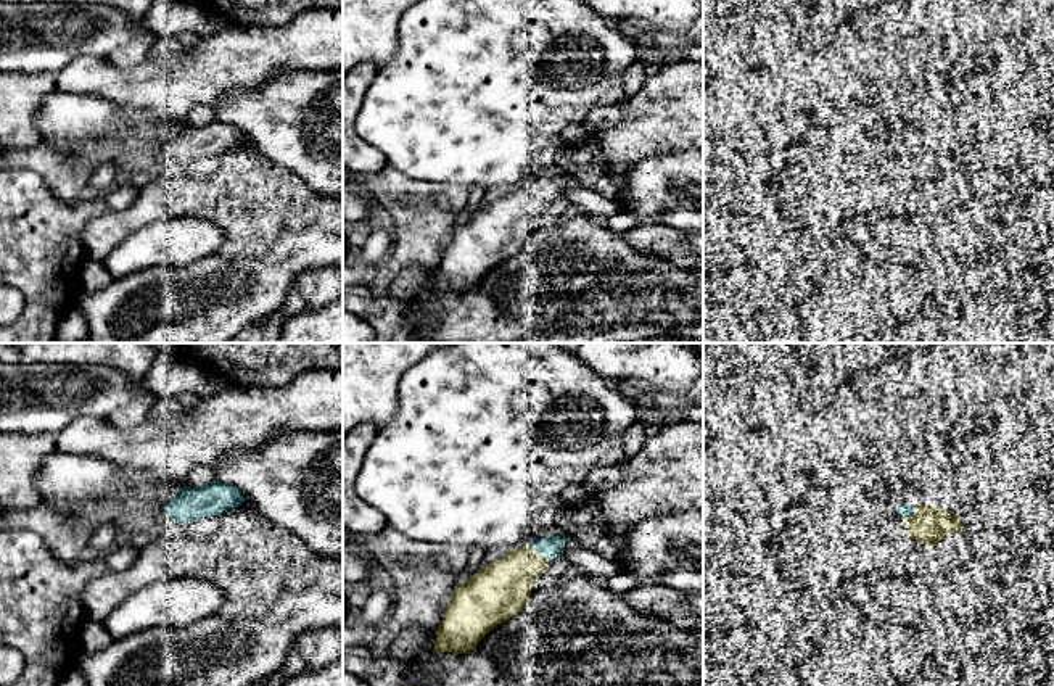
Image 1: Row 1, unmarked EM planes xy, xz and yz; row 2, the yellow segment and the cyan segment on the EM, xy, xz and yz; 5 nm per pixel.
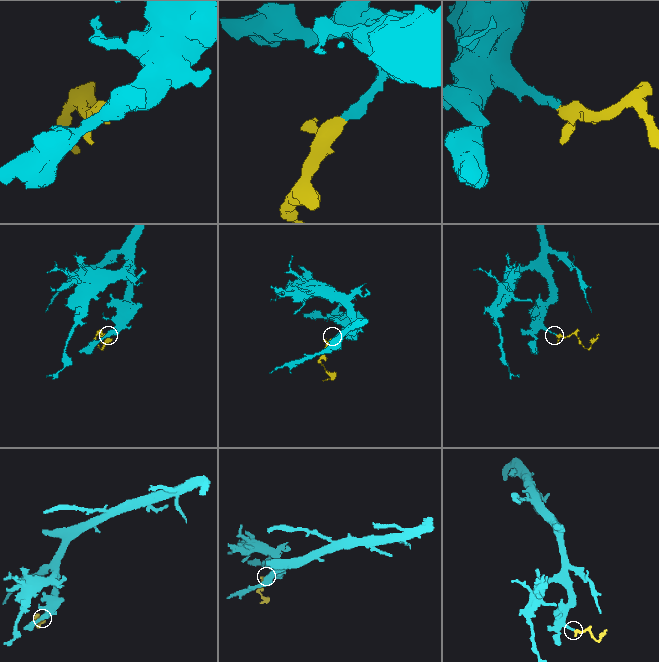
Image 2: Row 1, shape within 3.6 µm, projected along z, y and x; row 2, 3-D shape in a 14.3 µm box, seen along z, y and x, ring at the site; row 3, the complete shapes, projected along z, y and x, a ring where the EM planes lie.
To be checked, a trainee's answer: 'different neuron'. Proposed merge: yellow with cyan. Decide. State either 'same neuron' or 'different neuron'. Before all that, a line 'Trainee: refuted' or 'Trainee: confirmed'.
Trainee: refuted
same neuron

